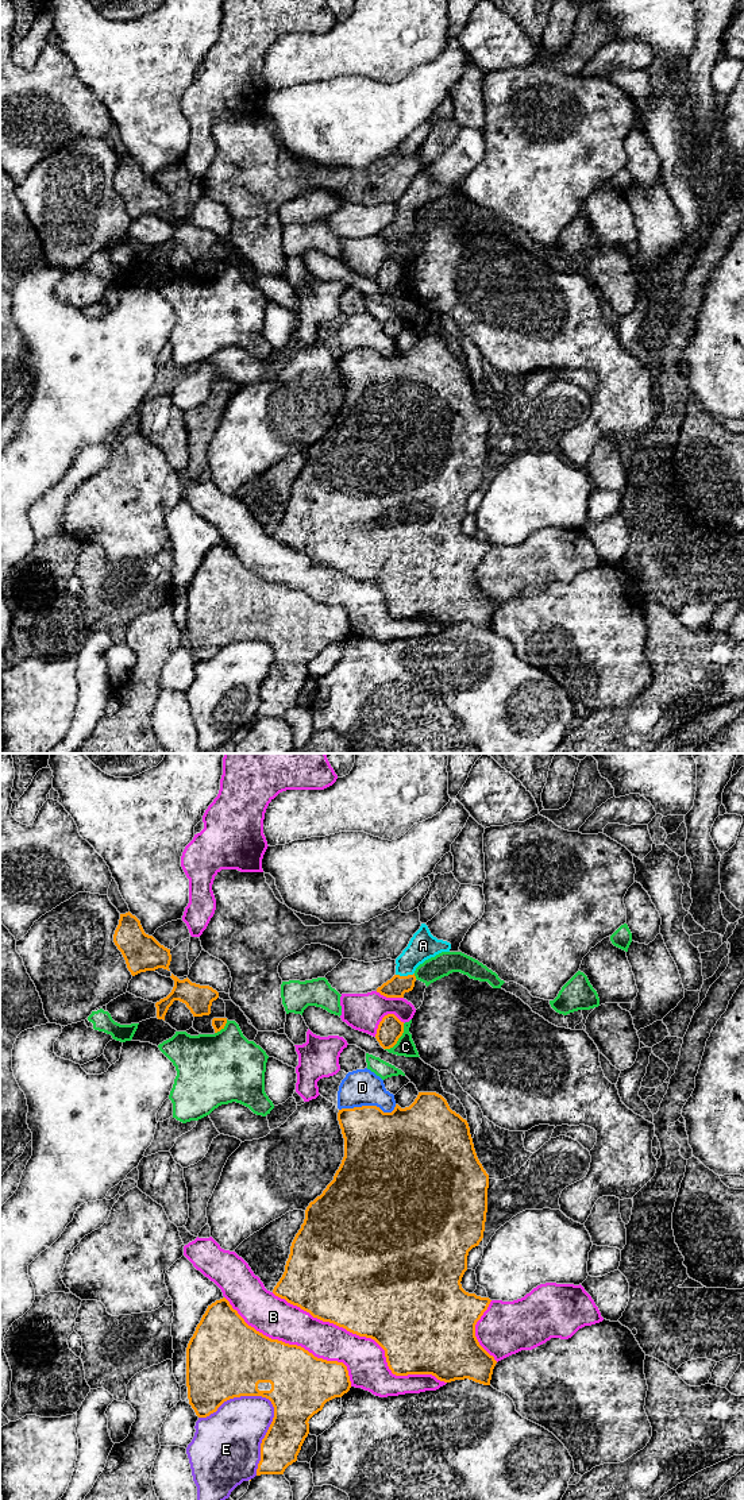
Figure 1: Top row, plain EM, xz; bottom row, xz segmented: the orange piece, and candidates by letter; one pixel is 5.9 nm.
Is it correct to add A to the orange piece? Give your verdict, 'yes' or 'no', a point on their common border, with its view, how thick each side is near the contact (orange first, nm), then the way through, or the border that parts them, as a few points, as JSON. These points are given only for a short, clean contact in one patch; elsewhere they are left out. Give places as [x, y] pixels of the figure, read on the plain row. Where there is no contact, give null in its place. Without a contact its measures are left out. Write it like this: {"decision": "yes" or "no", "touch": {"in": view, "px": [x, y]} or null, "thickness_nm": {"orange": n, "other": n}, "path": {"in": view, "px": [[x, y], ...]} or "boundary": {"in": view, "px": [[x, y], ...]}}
{"decision": "yes", "touch": {"in": "xz", "px": [404, 220]}, "thickness_nm": {"orange": 120, "other": 170}, "path": {"in": "xz", "px": [[397, 230], [404, 220], [407, 205], [423, 189]]}}

